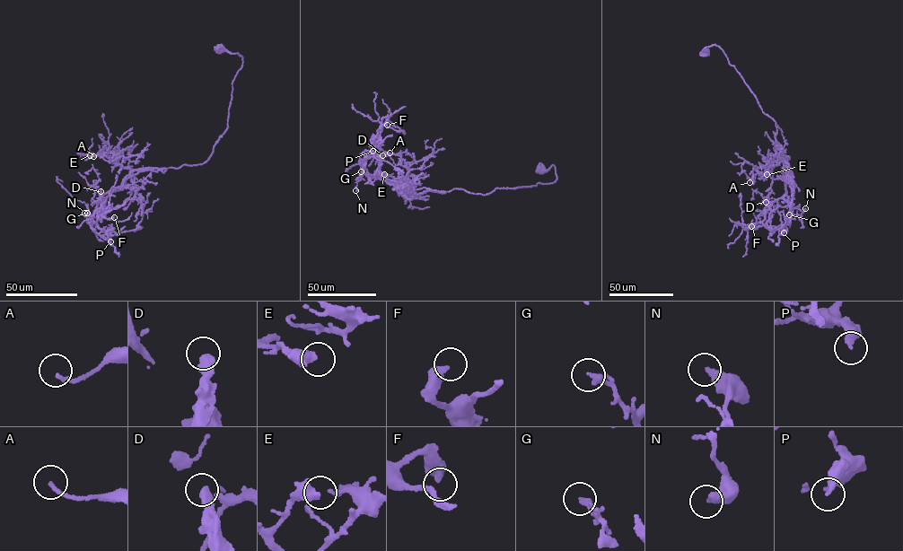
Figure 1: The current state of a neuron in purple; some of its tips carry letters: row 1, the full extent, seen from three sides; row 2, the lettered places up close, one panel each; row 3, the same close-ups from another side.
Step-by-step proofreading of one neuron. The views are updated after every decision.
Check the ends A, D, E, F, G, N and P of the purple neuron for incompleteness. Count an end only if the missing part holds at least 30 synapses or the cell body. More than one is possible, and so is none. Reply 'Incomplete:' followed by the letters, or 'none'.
Incomplete: none

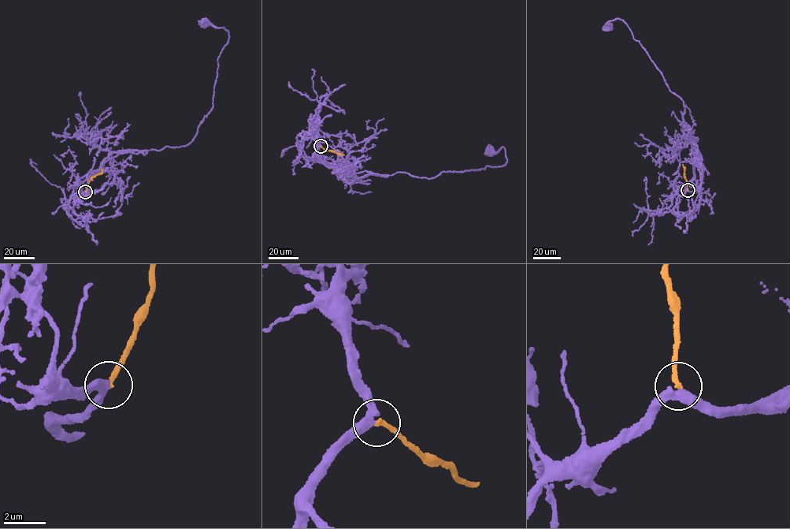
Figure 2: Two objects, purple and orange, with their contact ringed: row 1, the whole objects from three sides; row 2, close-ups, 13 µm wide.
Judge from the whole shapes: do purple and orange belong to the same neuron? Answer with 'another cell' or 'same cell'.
same cell

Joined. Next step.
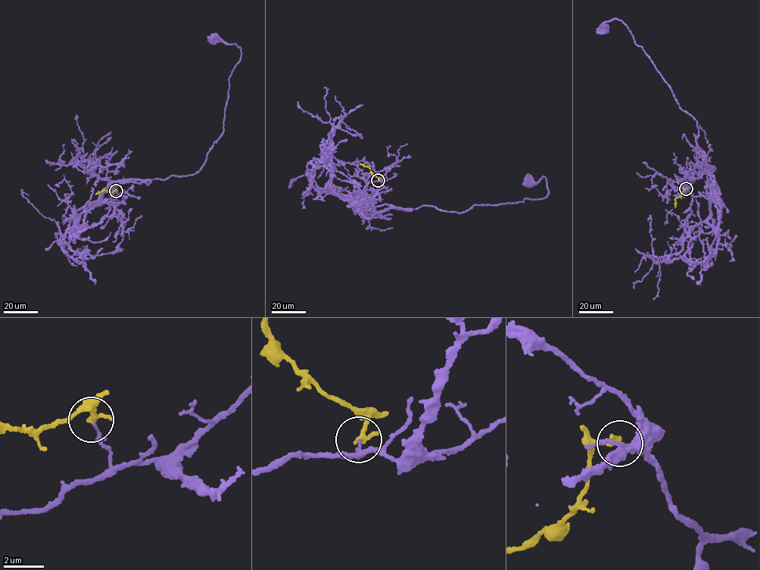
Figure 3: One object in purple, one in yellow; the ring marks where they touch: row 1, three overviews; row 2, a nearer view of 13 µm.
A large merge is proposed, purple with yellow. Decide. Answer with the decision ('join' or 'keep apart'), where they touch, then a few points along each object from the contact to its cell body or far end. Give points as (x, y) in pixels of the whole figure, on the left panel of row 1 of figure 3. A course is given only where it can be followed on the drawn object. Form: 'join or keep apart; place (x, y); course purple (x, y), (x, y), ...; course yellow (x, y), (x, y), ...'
join; place (116, 191); course purple (116, 191), (100, 200), (119, 184), (200, 170), (223, 131), (228, 80), (241, 57), (235, 43), (215, 39); course yellow (116, 191), (104, 190), (95, 194)

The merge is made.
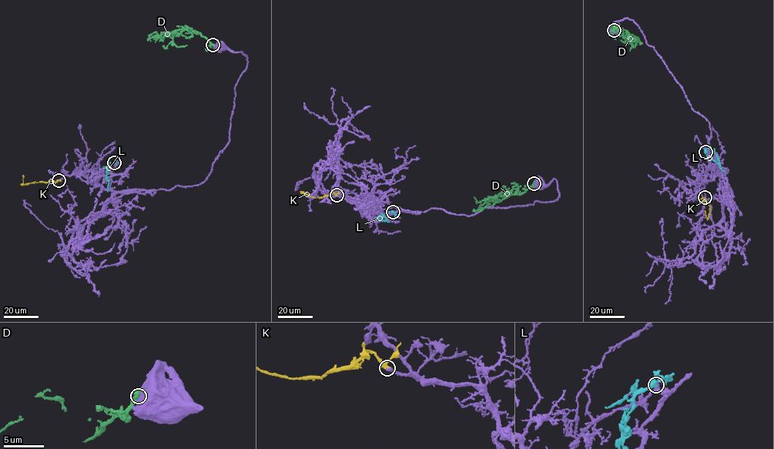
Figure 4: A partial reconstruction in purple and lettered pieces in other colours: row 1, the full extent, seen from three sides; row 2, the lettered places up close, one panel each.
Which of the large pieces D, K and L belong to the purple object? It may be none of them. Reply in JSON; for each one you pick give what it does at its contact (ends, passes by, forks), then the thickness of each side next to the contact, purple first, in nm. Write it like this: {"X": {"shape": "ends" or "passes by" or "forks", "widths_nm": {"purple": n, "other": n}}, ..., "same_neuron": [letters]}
{"K": {"shape": "forks", "widths_nm": {"purple": 360, "other": 280}}, "same_neuron": ["K"]}

